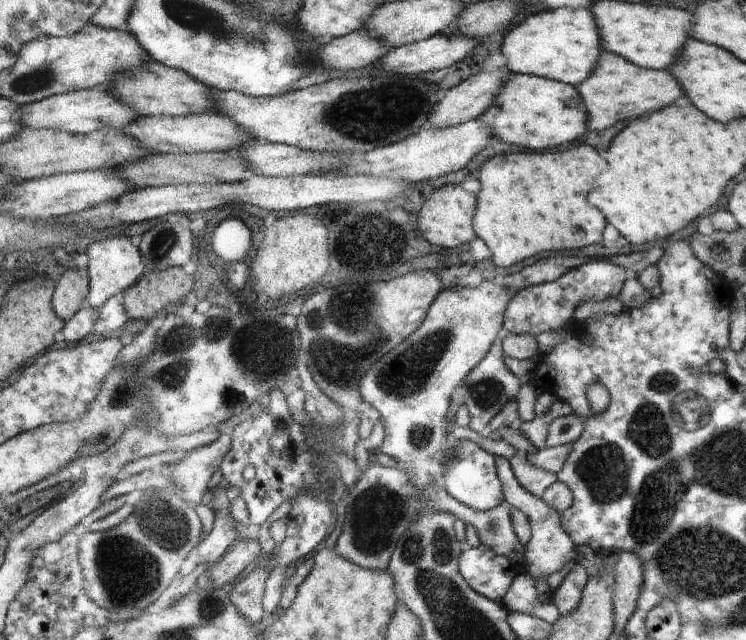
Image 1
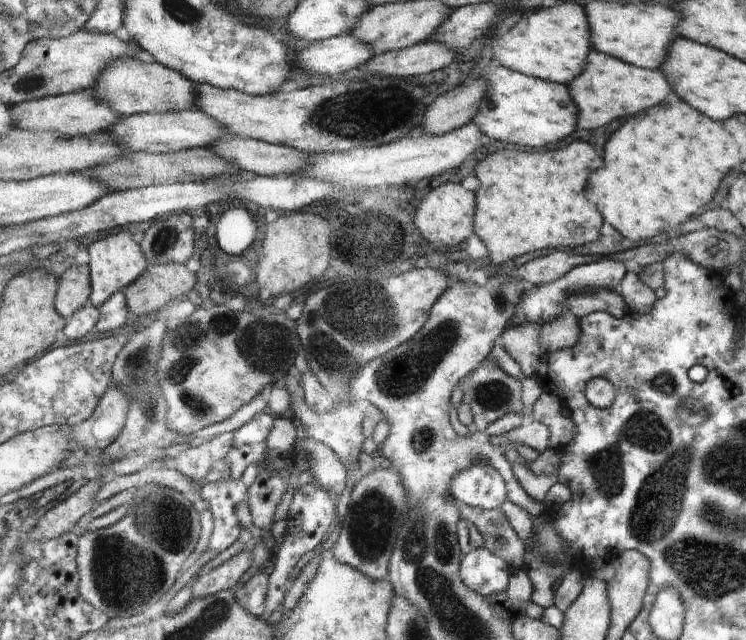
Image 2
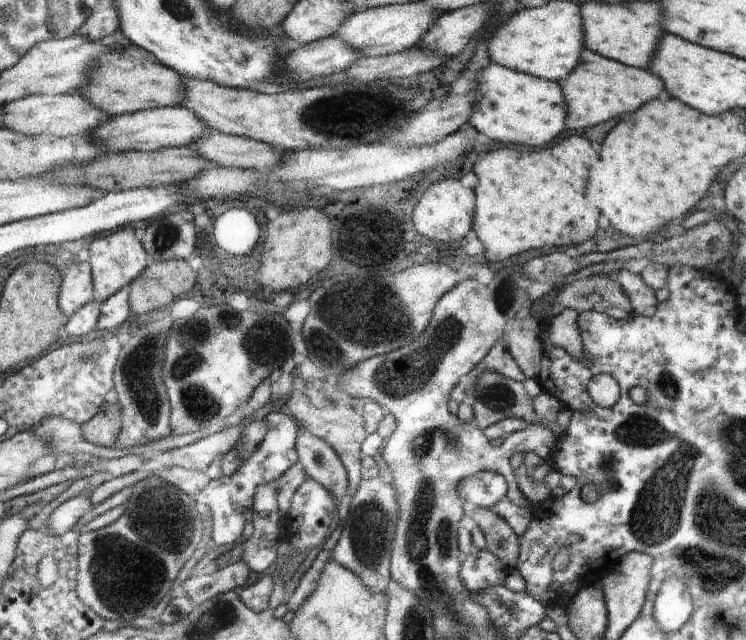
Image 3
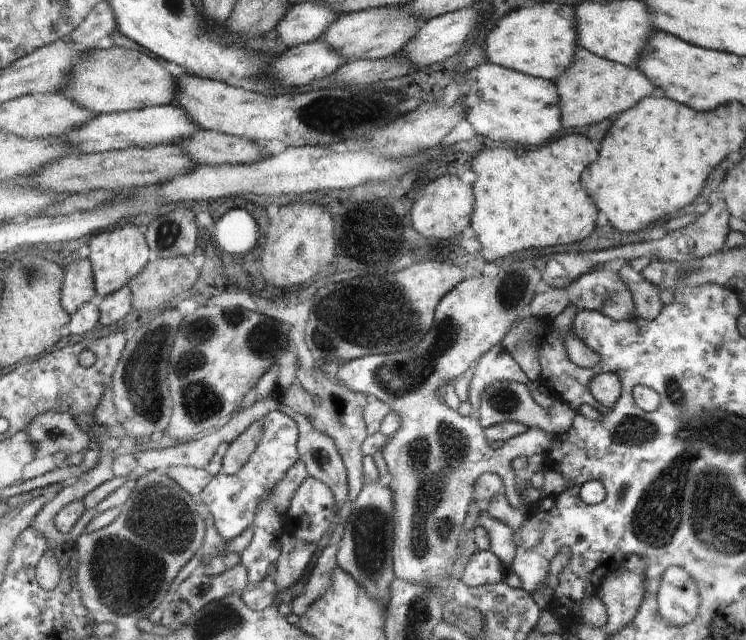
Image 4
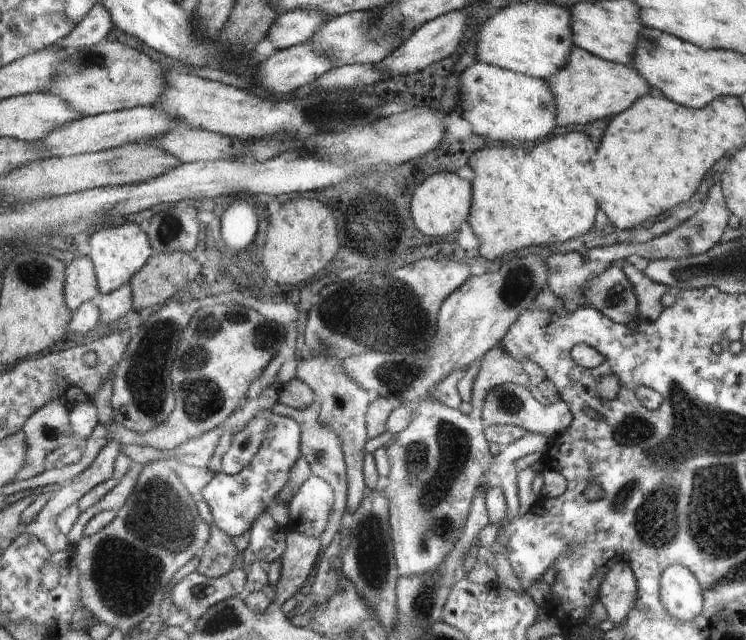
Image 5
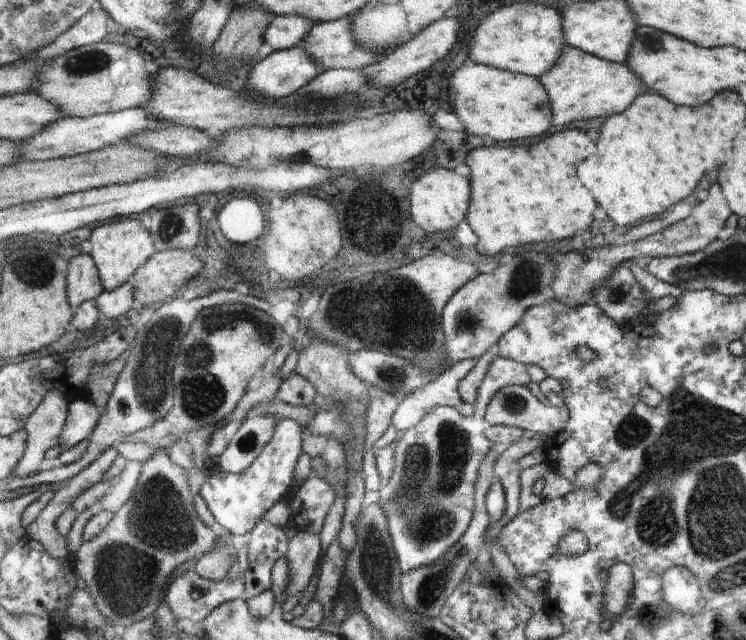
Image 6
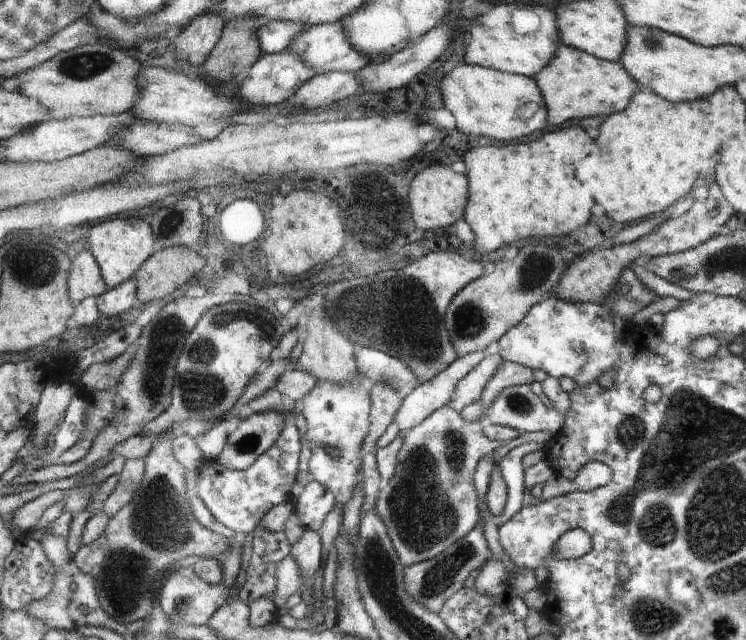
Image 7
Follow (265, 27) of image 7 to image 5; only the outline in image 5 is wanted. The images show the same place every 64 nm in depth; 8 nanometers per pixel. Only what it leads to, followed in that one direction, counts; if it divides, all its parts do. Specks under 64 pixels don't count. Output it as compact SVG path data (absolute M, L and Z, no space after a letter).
M289 10L279 13L267 37L276 50L299 45L310 41L326 20L318 10Z

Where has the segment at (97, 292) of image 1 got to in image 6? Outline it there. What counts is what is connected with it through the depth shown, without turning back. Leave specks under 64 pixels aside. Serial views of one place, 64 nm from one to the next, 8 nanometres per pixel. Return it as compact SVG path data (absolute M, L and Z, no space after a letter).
M128 217L100 225L92 230L90 244L92 250L89 254L97 264L105 291L114 290L121 284L131 281L136 270L156 251L150 234L140 226L140 221L130 220Z

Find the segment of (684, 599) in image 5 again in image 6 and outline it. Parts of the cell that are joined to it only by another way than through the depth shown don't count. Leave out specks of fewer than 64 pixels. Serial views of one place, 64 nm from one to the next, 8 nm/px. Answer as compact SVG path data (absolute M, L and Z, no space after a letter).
M672 567L662 575L666 604L684 616L693 616L703 608L703 593L696 576L687 568Z

